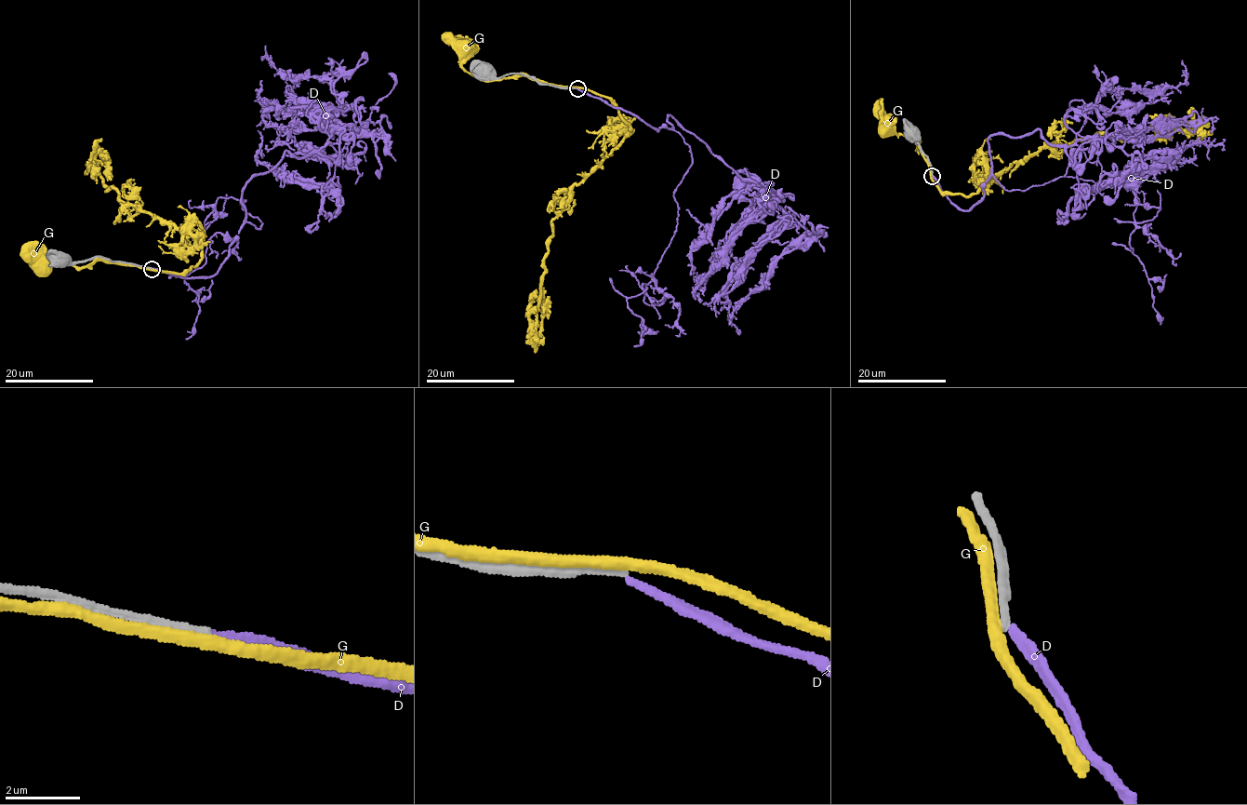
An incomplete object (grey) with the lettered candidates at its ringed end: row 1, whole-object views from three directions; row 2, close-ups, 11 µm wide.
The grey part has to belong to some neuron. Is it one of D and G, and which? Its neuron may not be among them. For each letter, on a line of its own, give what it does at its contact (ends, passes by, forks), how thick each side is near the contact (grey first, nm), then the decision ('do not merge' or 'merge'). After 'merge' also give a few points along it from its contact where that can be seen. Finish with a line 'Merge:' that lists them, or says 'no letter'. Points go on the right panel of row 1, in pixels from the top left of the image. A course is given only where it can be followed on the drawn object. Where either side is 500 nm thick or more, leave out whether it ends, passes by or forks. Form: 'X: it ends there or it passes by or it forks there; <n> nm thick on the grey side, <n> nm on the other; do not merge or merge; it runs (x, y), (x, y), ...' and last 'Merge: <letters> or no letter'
D: it ends there; 220 nm thick on the grey side, 240 nm on the other; do not merge
G: it passes by; 240 nm thick on the grey side, 320 nm on the other; do not merge
Merge: no letter

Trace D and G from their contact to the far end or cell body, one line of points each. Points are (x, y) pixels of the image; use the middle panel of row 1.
D: (577, 88), (657, 130), (670, 128), (669, 114), (772, 196), (762, 193), (707, 279), (696, 272)
G: (570, 87), (550, 85), (524, 75), (479, 79), (461, 65), (466, 48)

